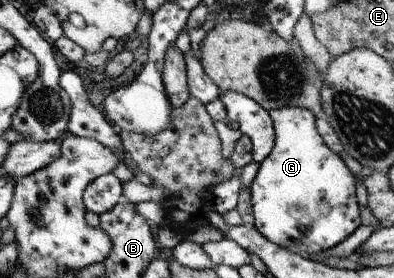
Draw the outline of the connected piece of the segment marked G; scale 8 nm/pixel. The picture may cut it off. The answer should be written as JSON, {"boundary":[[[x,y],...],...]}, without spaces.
{"boundary":[[[281,107],[269,111],[275,128],[275,143],[269,155],[259,164],[251,182],[251,207],[254,227],[263,237],[295,253],[317,254],[339,245],[362,224],[360,206],[355,196],[357,176],[321,137],[316,117],[305,108]]]}

